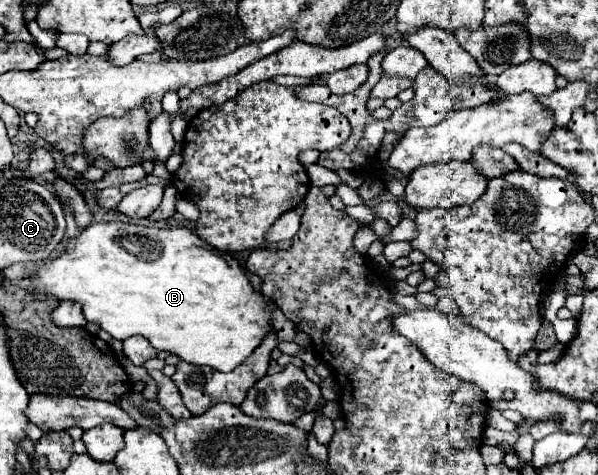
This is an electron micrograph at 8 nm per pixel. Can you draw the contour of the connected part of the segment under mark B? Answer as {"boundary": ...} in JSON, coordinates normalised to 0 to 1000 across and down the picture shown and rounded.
{"boundary":[[[182,465],[182,469],[156,469],[152,478],[145,478],[145,482],[139,482],[135,491],[132,491],[132,499],[125,503],[125,507],[115,507],[112,512],[112,520],[115,520],[115,528],[112,533],[105,533],[102,541],[95,541],[92,549],[82,549],[82,554],[75,554],[75,558],[69,558],[69,554],[48,554],[48,558],[55,558],[59,562],[59,571],[48,579],[48,587],[55,592],[55,600],[59,600],[59,608],[62,608],[62,617],[75,617],[75,621],[89,621],[92,629],[99,629],[99,634],[112,634],[112,629],[119,629],[119,634],[129,634],[129,638],[135,638],[139,642],[139,659],[142,659],[142,667],[145,667],[145,676],[162,676],[166,684],[169,684],[169,693],[176,693],[186,709],[192,709],[192,714],[212,714],[212,709],[219,709],[219,705],[239,705],[242,714],[249,714],[249,722],[263,735],[263,739],[283,739],[286,747],[296,747],[303,760],[313,760],[313,764],[319,764],[319,768],[346,768],[346,773],[353,773],[353,777],[363,777],[363,781],[373,781],[373,785],[380,785],[380,781],[390,781],[406,756],[413,756],[433,726],[436,726],[436,718],[450,705],[450,697],[453,697],[453,659],[450,659],[450,651],[446,651],[446,642],[450,638],[457,638],[457,629],[453,625],[443,625],[443,621],[433,621],[423,604],[420,604],[420,596],[416,596],[416,587],[413,587],[413,579],[410,579],[410,571],[406,571],[406,562],[400,558],[400,549],[393,545],[393,541],[386,541],[386,537],[366,537],[360,524],[353,524],[349,516],[339,516],[339,507],[326,495],[326,491],[319,491],[319,482],[313,482],[313,478],[296,478],[296,482],[263,482],[263,478],[236,478],[236,474],[219,474],[219,469],[199,469],[199,465]]]}

